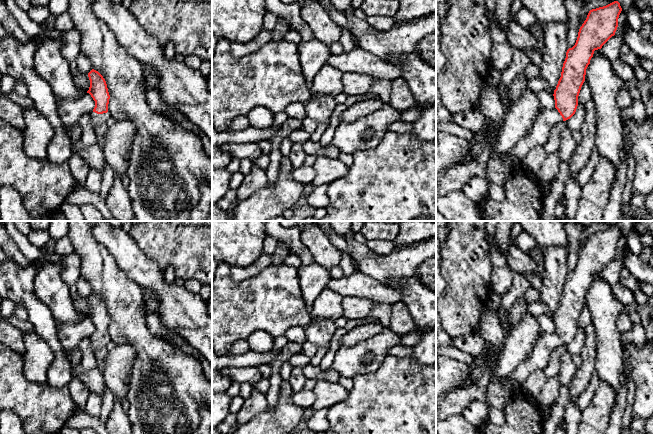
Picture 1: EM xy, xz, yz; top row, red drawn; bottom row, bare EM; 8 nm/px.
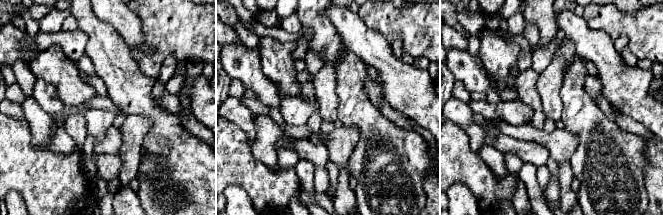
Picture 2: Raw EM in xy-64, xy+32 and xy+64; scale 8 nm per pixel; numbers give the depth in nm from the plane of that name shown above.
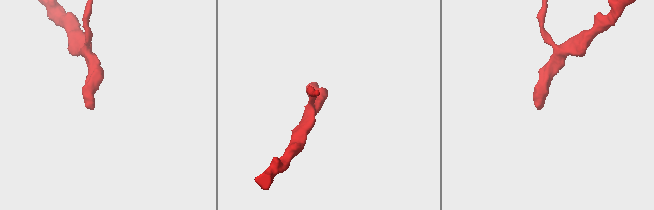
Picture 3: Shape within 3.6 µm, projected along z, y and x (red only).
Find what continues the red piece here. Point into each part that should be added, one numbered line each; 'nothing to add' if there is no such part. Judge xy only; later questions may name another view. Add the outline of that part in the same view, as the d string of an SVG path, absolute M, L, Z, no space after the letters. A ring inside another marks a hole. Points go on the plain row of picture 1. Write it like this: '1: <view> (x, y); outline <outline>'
1: xy (96, 343); outline M93 335L90 336L90 343L93 351L96 349L100 349L102 347L106 347L109 341L110 341L109 336L103 338L97 338Z

